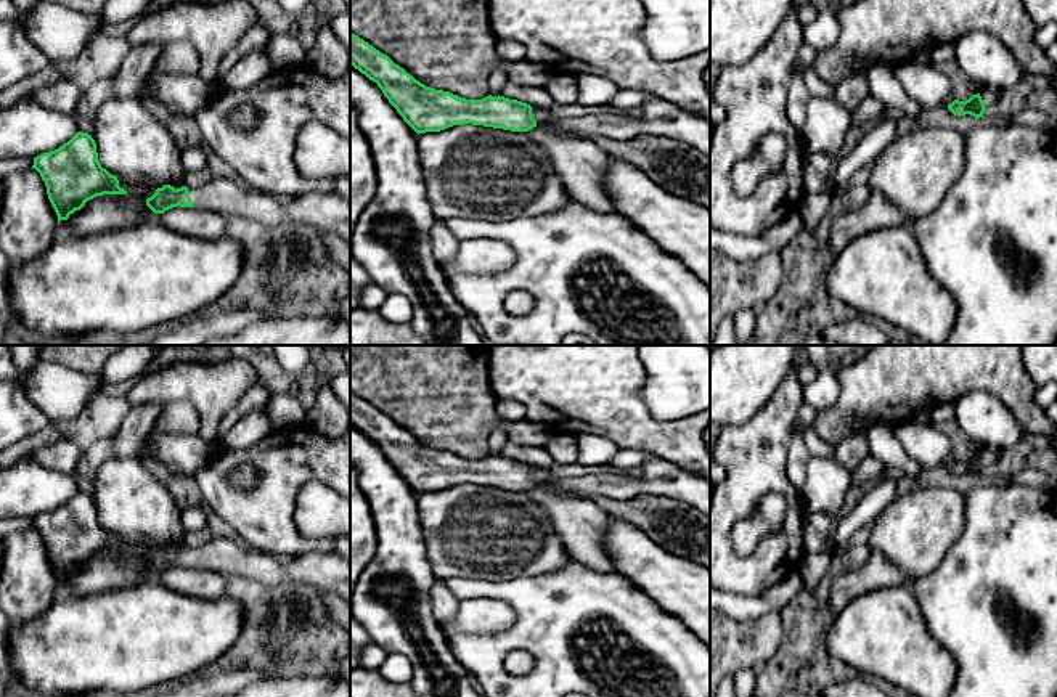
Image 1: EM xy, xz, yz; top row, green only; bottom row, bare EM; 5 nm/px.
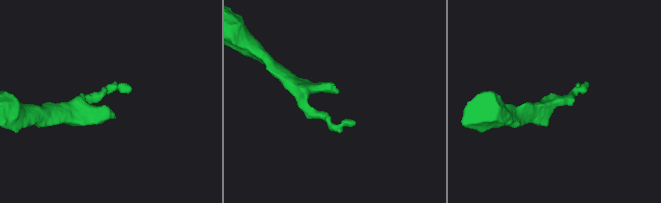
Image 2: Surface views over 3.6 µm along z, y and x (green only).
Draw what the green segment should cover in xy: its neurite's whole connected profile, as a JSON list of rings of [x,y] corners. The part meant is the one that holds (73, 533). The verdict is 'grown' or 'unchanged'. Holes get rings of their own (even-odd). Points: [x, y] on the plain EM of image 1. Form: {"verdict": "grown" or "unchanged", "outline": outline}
{"verdict": "unchanged", "outline": [[[77,491],[58,509],[34,517],[32,528],[45,541],[58,585],[96,556],[127,554],[117,536],[101,527],[96,503],[84,491]]]}

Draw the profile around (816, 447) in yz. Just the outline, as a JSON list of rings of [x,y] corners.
[[[813,427],[802,429],[802,438],[803,438],[808,451],[811,453],[811,456],[816,456],[819,459],[834,459],[835,458],[835,446],[821,440]]]

